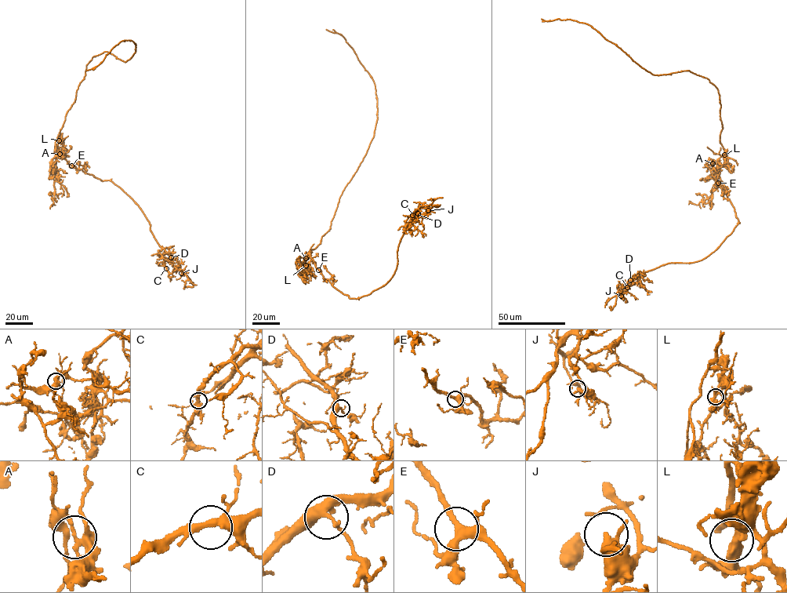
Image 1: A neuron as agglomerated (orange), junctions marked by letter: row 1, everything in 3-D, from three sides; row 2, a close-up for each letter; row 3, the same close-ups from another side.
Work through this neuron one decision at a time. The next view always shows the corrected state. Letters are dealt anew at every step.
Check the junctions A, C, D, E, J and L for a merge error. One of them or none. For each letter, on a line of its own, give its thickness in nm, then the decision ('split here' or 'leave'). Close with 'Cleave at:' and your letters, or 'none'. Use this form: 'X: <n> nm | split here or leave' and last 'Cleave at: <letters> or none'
A: 280 nm | split here
C: 280 nm | leave
D: 320 nm | leave
E: 320 nm | leave
J: 260 nm | leave
L: 360 nm | leave
Cleave at: A

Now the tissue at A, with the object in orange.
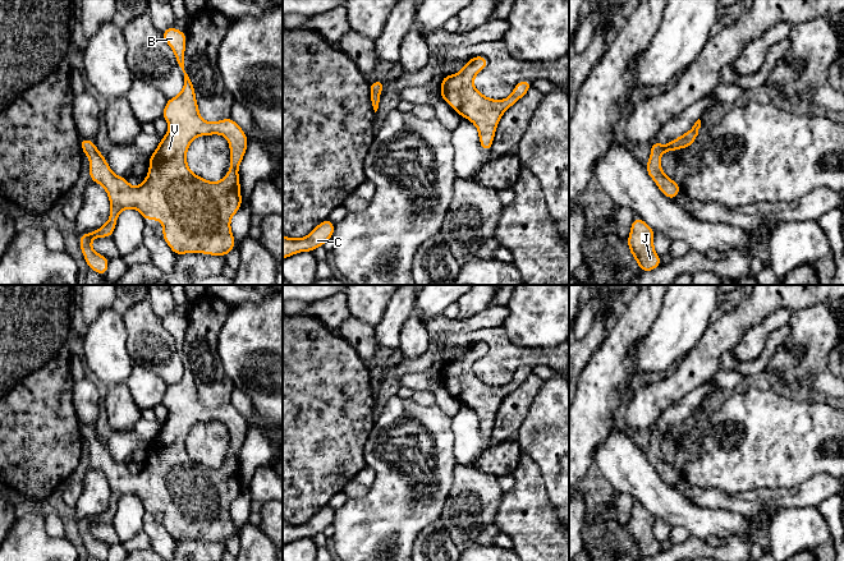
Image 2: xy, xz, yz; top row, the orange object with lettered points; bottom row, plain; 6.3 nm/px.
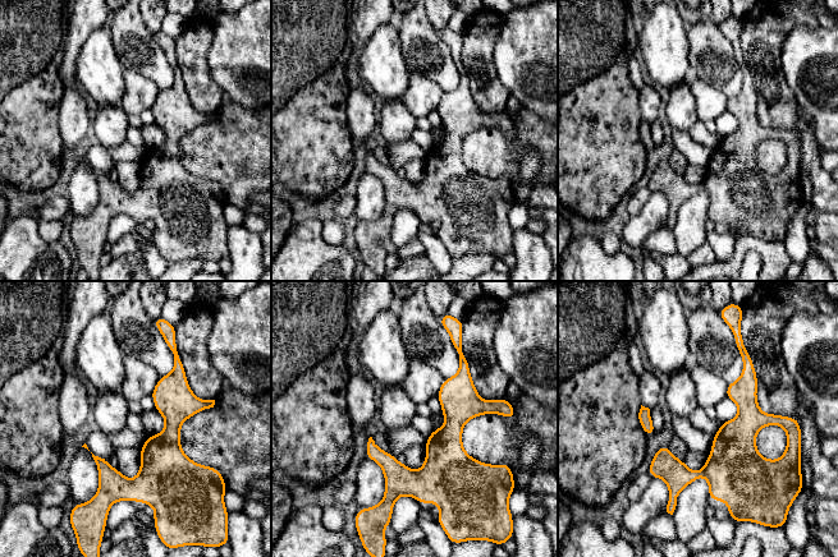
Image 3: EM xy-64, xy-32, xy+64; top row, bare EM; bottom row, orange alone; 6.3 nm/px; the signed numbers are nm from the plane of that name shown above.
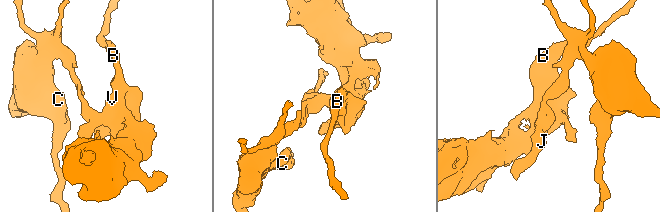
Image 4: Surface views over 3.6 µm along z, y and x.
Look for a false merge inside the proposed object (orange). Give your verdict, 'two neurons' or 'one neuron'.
two neurons

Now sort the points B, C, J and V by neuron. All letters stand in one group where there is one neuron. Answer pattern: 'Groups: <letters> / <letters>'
Groups: B J V / C

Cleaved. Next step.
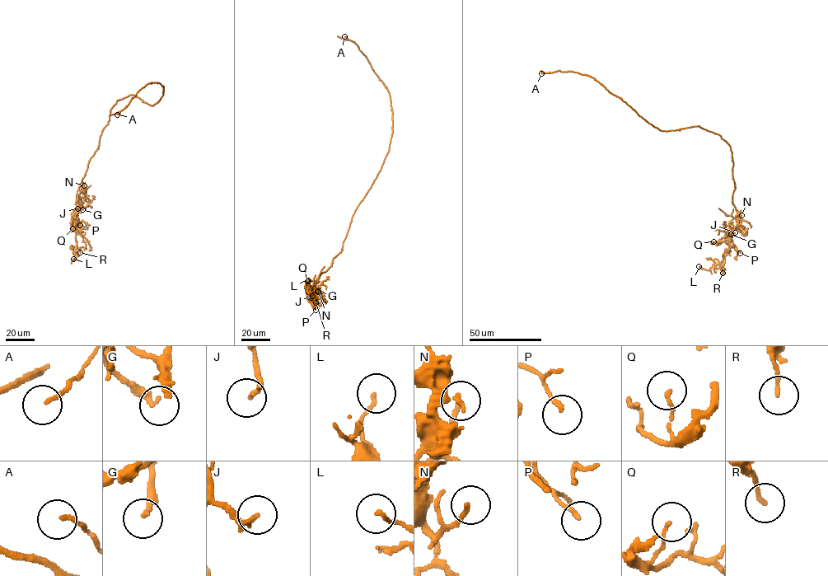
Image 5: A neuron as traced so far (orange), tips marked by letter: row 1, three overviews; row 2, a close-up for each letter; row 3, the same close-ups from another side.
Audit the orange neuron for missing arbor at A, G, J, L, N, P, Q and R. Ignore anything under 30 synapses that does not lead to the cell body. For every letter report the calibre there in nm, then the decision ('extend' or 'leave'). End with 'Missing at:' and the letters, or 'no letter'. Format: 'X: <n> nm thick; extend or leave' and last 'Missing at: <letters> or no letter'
A: 130 nm thick; leave
G: 240 nm thick; extend
J: 180 nm thick; extend
L: 120 nm thick; leave
N: 170 nm thick; leave
P: 140 nm thick; leave
Q: 110 nm thick; leave
R: 130 nm thick; leave
Missing at: G, J

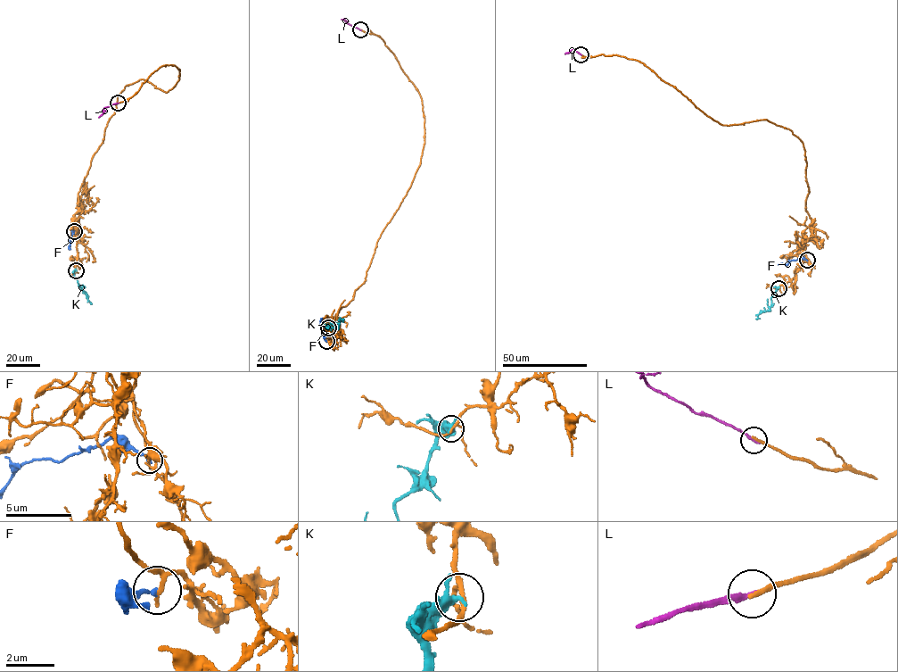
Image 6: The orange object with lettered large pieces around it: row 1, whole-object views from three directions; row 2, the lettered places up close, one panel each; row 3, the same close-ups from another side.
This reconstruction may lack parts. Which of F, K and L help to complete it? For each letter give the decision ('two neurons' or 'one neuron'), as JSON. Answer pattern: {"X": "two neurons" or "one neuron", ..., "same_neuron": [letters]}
{"F": "two neurons", "K": "two neurons", "L": "two neurons", "same_neuron": []}

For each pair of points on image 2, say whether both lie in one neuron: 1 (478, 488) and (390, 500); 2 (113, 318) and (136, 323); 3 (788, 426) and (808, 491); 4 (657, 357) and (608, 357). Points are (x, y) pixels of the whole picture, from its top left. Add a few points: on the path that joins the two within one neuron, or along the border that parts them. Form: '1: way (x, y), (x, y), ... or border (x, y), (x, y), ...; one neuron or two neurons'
1: border (455, 463), (452, 487), (437, 520); two neurons
2: border (122, 309), (128, 350); two neurons
3: border (830, 476), (817, 474), (793, 487), (776, 488); two neurons
4: border (648, 330), (636, 343), (636, 375), (638, 378); two neurons

